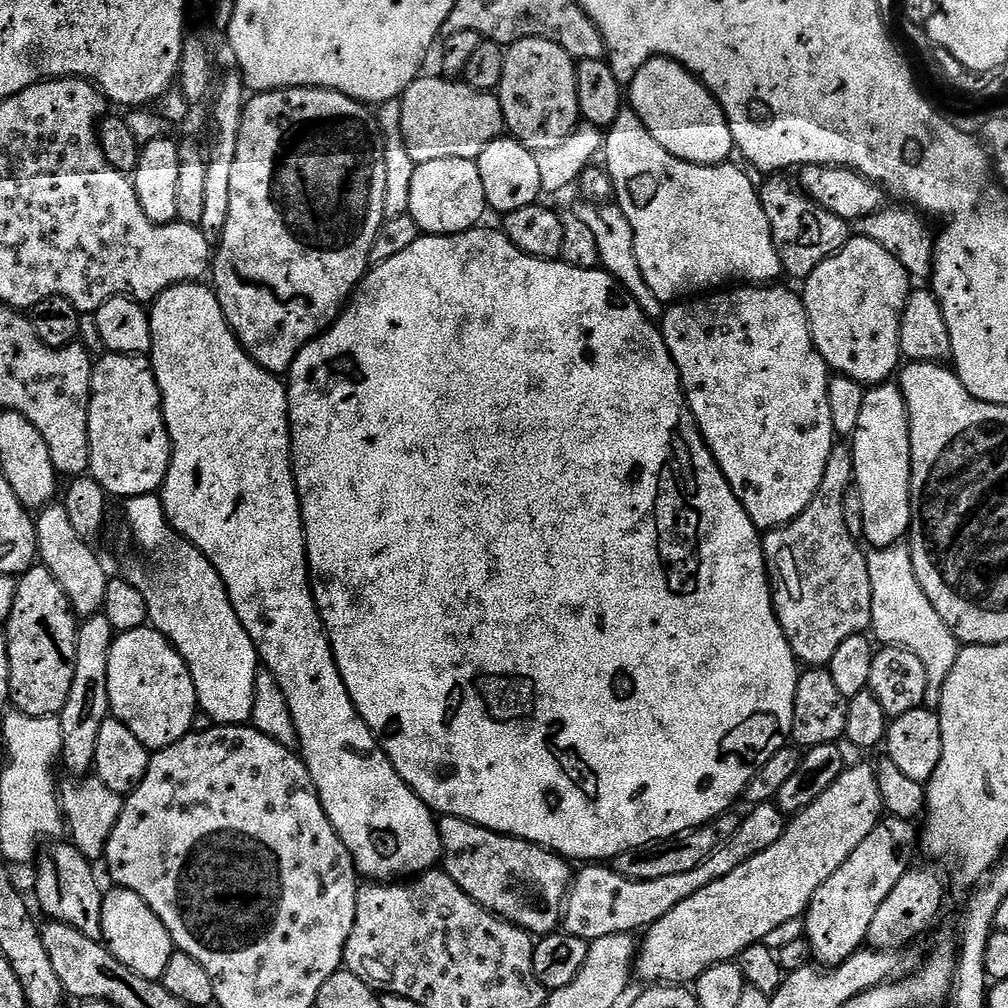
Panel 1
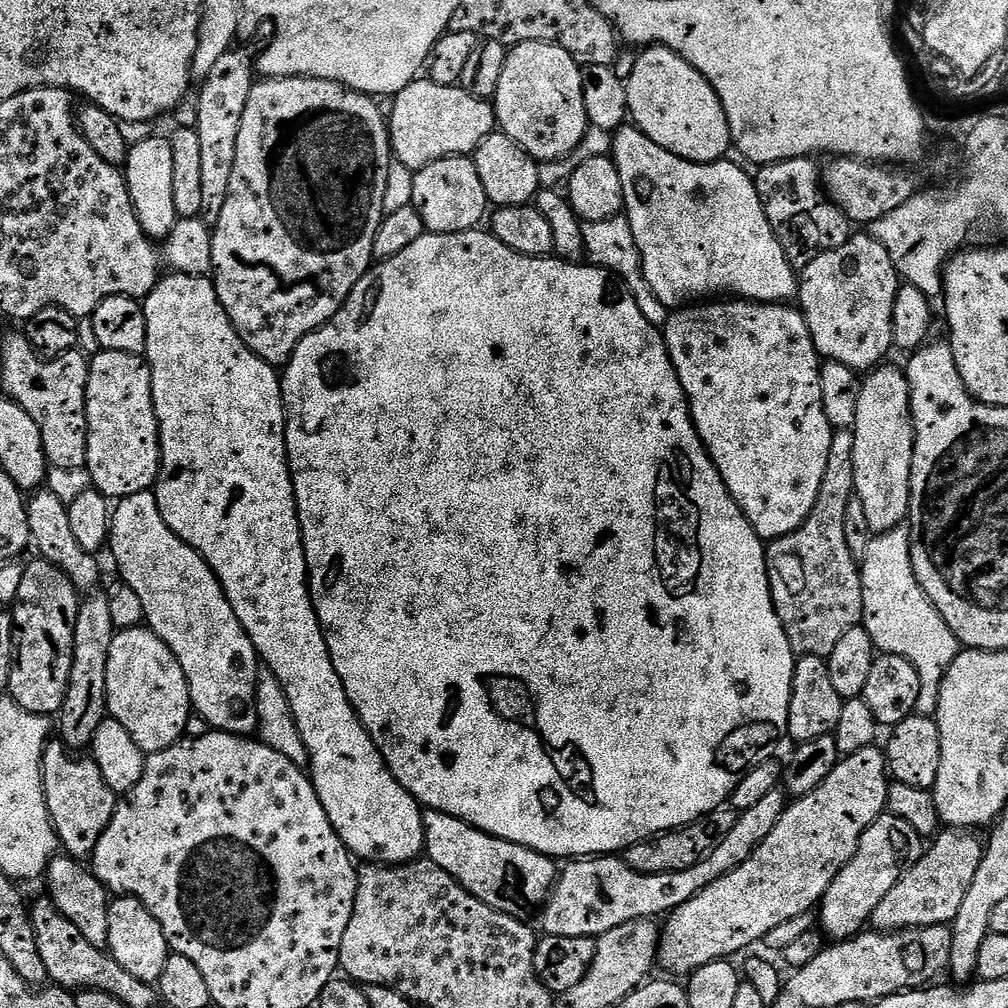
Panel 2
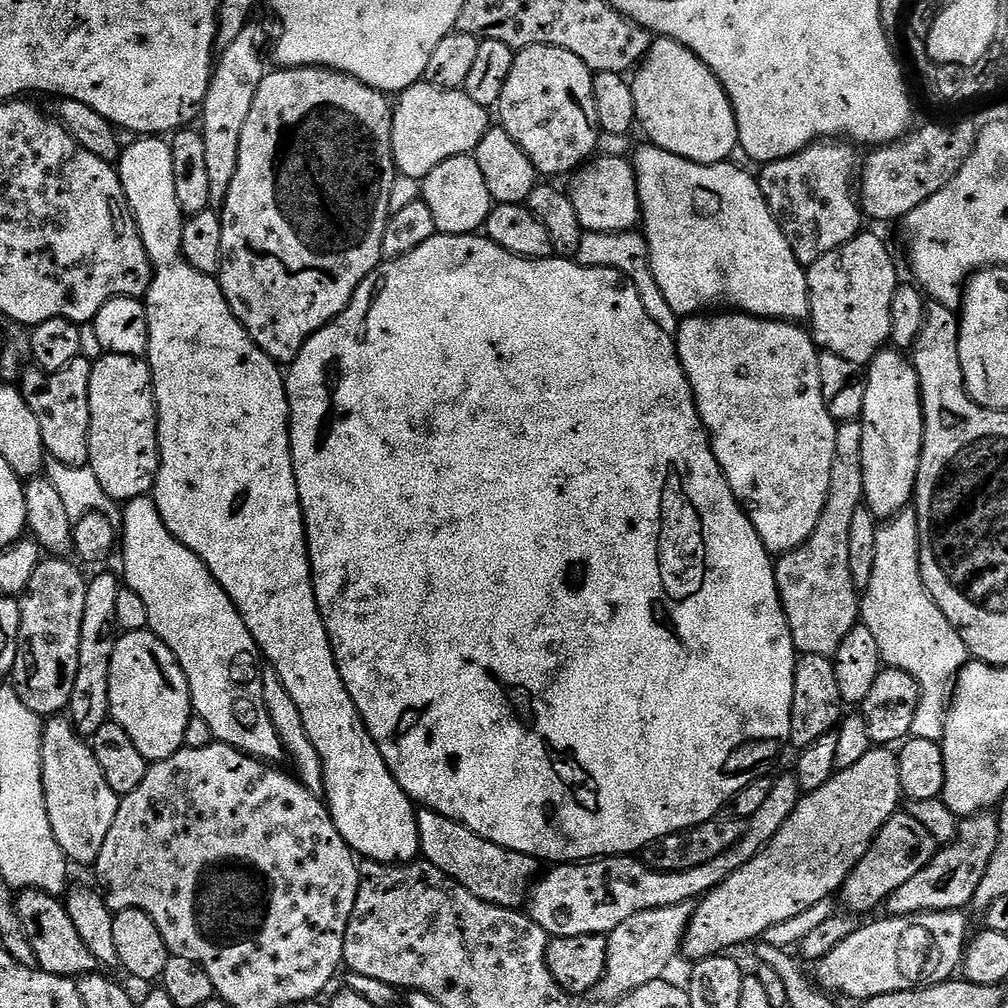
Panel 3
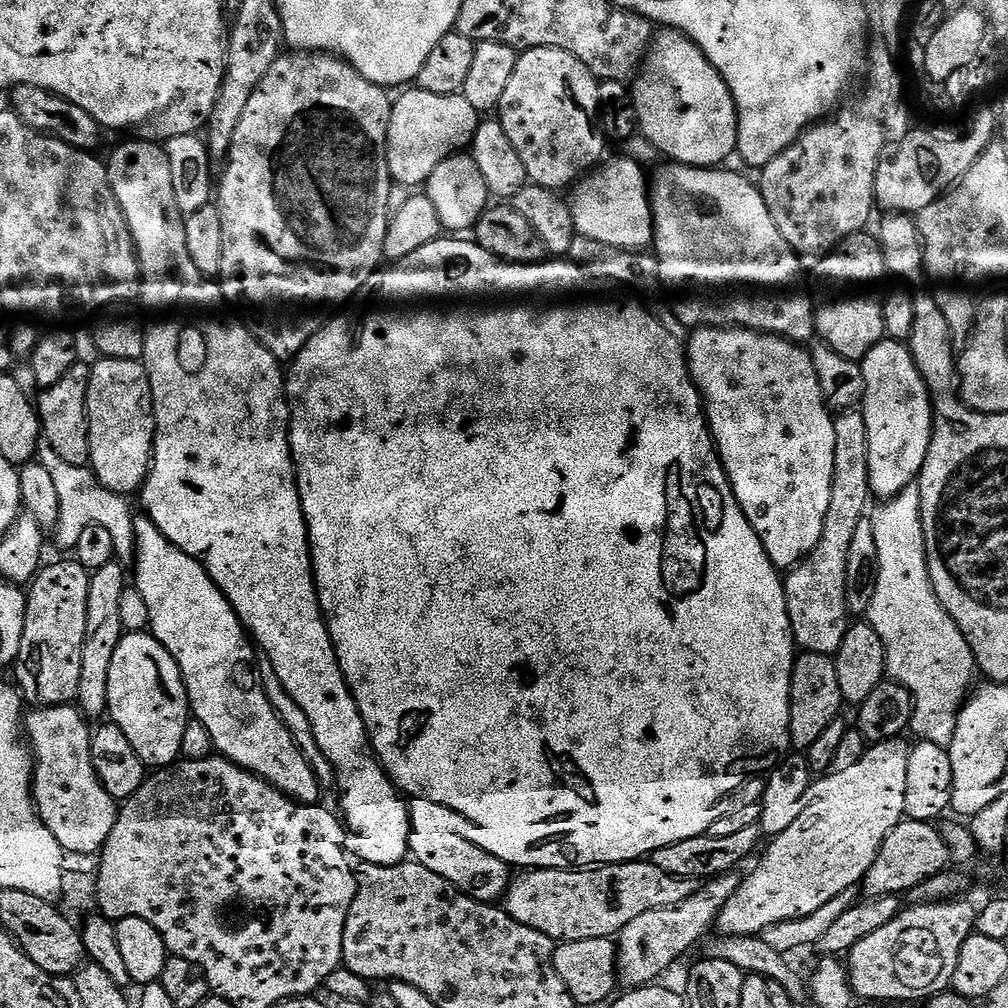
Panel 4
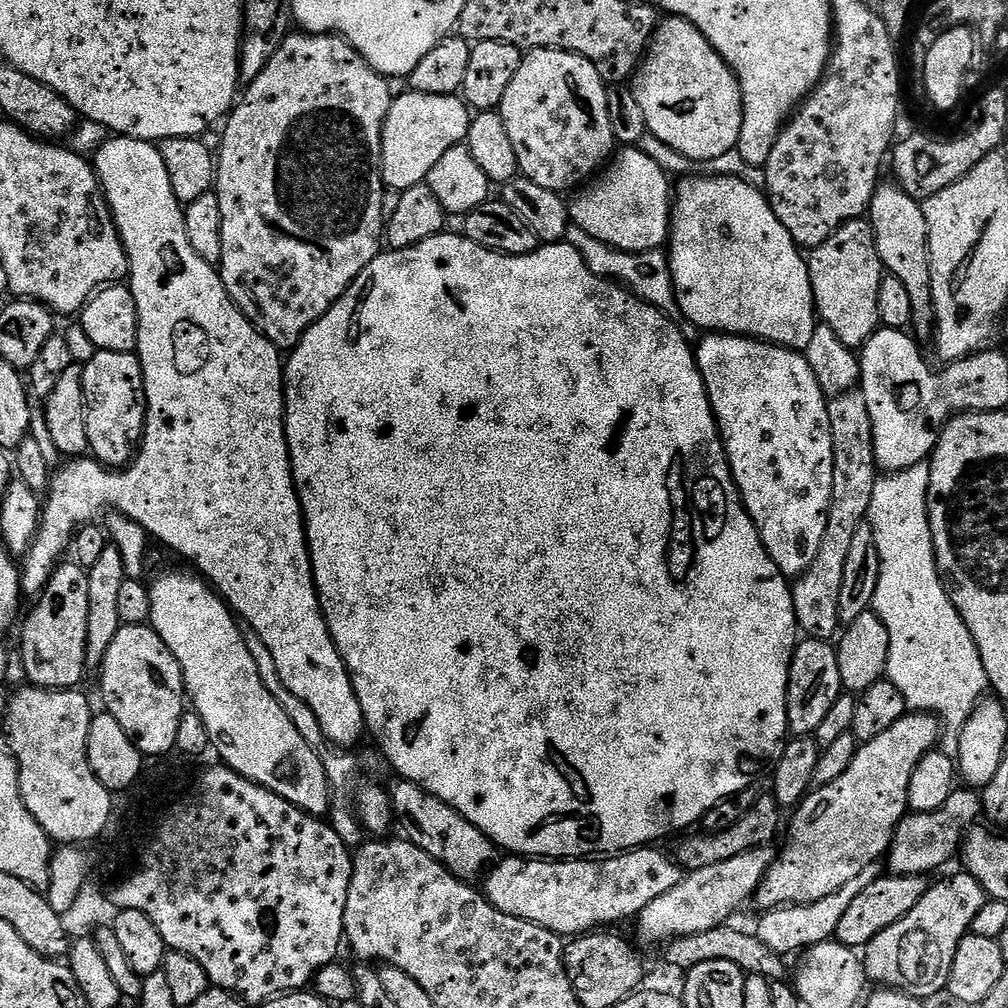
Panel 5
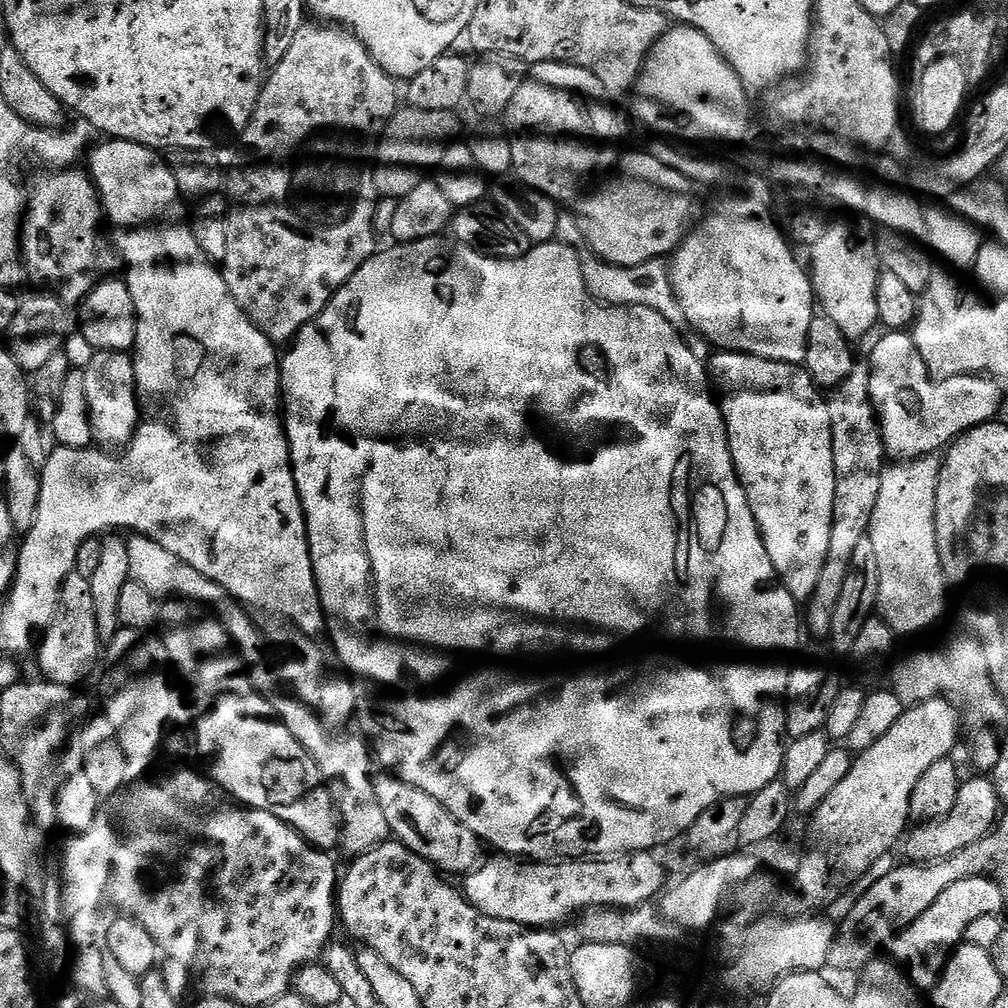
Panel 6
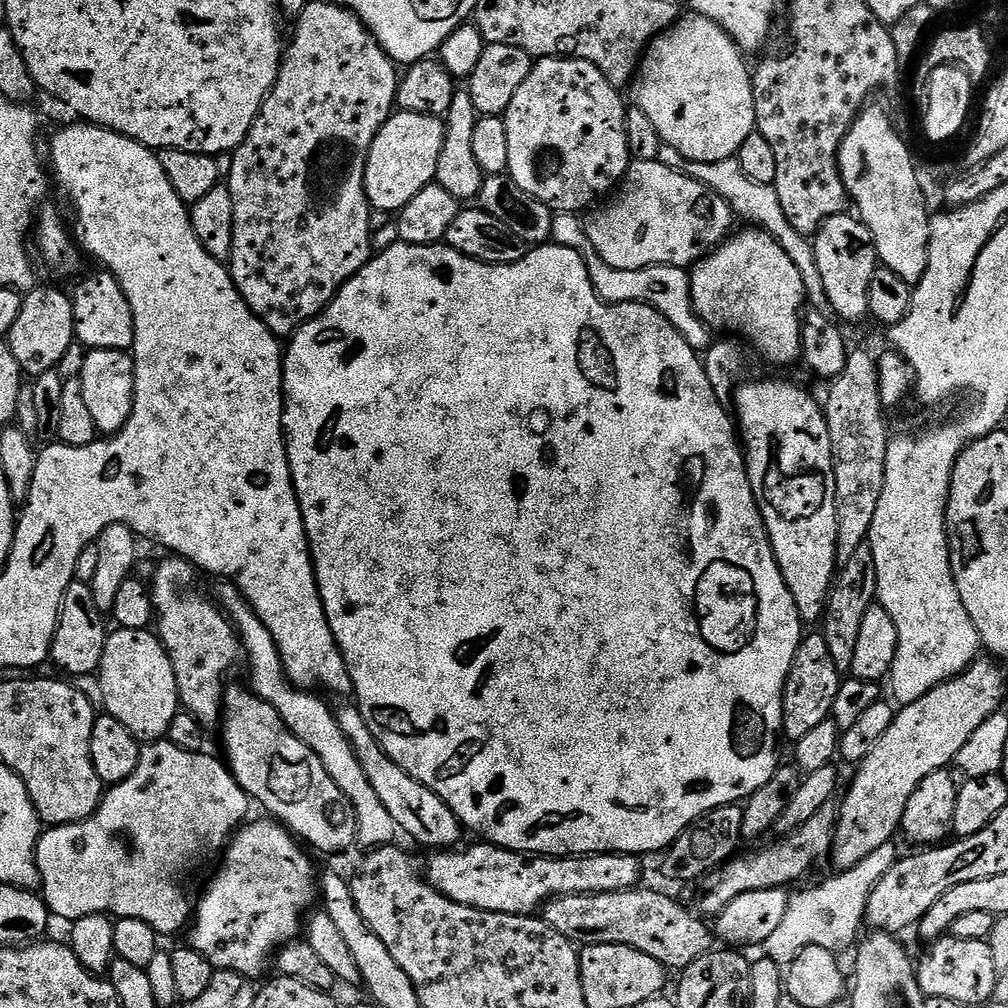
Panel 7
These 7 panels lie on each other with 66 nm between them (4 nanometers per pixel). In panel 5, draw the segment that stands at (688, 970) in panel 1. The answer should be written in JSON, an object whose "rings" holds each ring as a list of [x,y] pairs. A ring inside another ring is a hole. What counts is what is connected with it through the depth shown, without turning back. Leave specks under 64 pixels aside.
{"rings":[[[905,714],[898,722],[894,722],[894,726],[890,726],[890,730],[886,730],[886,734],[878,734],[878,738],[861,743],[846,774],[842,774],[842,778],[834,778],[834,782],[819,785],[809,791],[791,813],[793,816],[792,825],[788,828],[788,845],[773,859],[756,891],[754,904],[760,910],[807,906],[834,894],[834,890],[842,890],[842,886],[858,878],[866,866],[877,863],[892,847],[892,835],[909,811],[910,774],[914,774],[914,766],[918,766],[924,755],[937,747],[941,735],[940,722],[935,716]]]}

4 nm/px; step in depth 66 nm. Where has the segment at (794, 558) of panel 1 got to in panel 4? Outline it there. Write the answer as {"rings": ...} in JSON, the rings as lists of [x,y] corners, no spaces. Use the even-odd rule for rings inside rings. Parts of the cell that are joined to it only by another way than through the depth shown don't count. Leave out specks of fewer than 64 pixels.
{"rings":[[[860,410],[839,413],[834,419],[834,482],[822,538],[812,553],[783,577],[792,638],[807,652],[832,656],[842,646],[842,638],[846,638],[850,627],[846,606],[846,554],[850,554],[850,542],[858,522],[866,519],[871,496],[870,438],[866,418]]]}

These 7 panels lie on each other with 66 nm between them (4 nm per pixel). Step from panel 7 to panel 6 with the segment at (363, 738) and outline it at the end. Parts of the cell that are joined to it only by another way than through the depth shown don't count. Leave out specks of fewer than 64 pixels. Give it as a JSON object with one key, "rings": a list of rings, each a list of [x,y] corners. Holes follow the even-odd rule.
{"rings":[[[395,774],[377,775],[374,779],[374,794],[378,794],[378,806],[382,806],[382,814],[386,814],[388,831],[399,843],[405,844],[414,854],[426,858],[441,873],[460,872],[467,874],[481,863],[480,848],[482,841],[438,798],[426,794],[426,790],[418,790],[418,786],[407,784]]]}

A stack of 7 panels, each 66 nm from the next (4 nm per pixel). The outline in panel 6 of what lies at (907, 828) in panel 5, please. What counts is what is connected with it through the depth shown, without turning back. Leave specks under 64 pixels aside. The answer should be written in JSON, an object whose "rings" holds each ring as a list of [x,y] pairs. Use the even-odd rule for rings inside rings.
{"rings":[[[988,778],[976,779],[980,780],[965,779],[961,783],[958,798],[954,802],[954,810],[950,810],[950,814],[946,814],[940,820],[921,823],[916,826],[916,829],[913,827],[907,833],[907,859],[909,861],[917,864],[933,864],[935,860],[945,860],[958,854],[958,850],[966,850],[966,846],[974,846],[974,842],[986,838],[989,832],[996,827],[998,817],[1002,812],[996,785]]]}

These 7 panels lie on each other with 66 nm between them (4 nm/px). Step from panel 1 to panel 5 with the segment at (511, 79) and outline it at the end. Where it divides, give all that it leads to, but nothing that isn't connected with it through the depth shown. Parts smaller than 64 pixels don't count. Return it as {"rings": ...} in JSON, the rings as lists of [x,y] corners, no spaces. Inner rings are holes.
{"rings":[[[533,48],[521,59],[518,66],[518,74],[510,82],[499,106],[499,114],[502,122],[506,122],[506,134],[510,134],[510,142],[514,145],[514,154],[518,154],[519,175],[530,182],[538,182],[545,190],[551,192],[567,193],[567,188],[576,190],[585,182],[591,181],[609,163],[614,149],[617,147],[614,138],[614,130],[610,130],[610,110],[608,109],[608,88],[606,81],[598,74],[598,70],[586,58],[582,58],[576,52],[562,52],[558,48]]]}

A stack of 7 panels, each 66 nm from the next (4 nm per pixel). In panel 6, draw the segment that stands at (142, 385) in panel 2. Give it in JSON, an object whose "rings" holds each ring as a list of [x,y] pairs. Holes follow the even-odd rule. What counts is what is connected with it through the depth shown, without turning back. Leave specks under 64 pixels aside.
{"rings":[[[97,352],[90,366],[82,369],[86,382],[88,421],[92,427],[92,439],[101,449],[120,450],[131,444],[136,428],[142,419],[142,405],[136,391],[136,366],[133,357],[126,352]]]}

